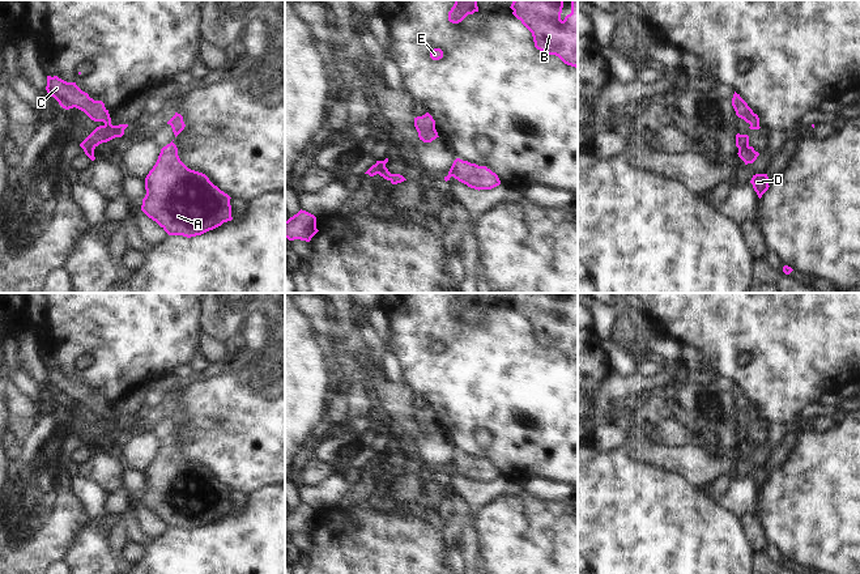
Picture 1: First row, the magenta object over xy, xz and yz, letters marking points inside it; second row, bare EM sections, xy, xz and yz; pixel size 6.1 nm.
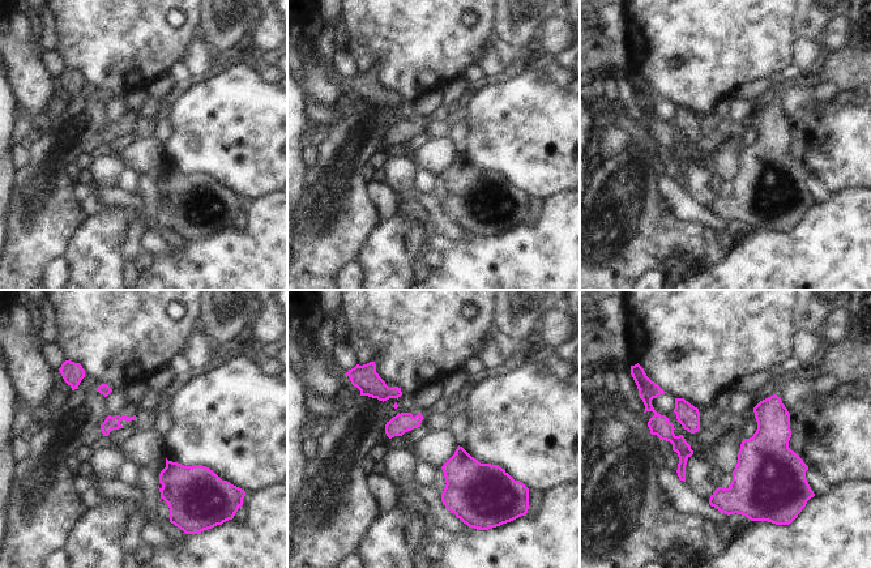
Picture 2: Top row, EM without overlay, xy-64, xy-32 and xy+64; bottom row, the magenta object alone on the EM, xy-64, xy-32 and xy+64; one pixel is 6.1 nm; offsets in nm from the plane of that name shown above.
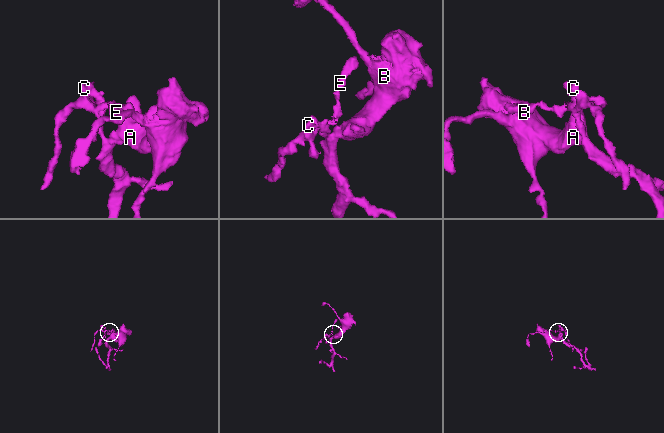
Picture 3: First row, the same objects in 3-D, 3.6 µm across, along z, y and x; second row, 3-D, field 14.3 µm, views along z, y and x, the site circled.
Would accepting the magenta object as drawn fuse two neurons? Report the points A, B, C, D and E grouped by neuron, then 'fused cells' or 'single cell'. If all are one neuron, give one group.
A B C D / E | fused cells

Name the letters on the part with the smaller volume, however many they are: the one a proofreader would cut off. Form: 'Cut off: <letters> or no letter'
Cut off: E

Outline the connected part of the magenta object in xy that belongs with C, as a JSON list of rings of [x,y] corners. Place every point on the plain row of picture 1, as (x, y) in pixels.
[[[47,369],[47,386],[54,390],[59,397],[65,401],[78,401],[84,404],[91,413],[103,414],[111,418],[108,403],[102,394],[94,394],[88,386],[82,384],[76,375],[67,375],[58,369]]]

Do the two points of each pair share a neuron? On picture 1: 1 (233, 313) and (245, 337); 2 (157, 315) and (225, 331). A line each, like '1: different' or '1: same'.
1: different
2: different

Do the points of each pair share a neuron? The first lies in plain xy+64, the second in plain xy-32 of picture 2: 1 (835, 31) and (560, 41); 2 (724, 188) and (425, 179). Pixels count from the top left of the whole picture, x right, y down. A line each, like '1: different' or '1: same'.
1: same
2: same

